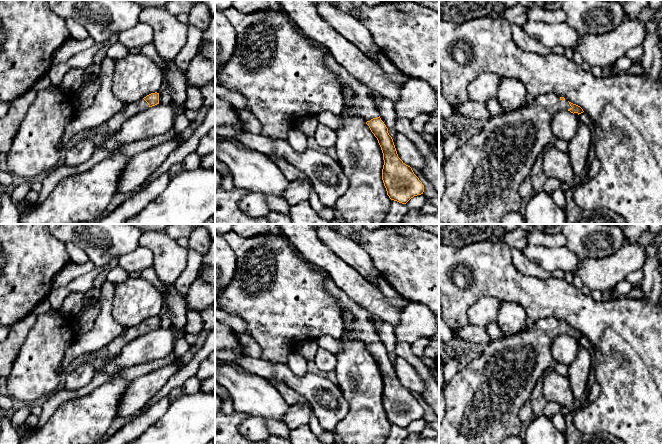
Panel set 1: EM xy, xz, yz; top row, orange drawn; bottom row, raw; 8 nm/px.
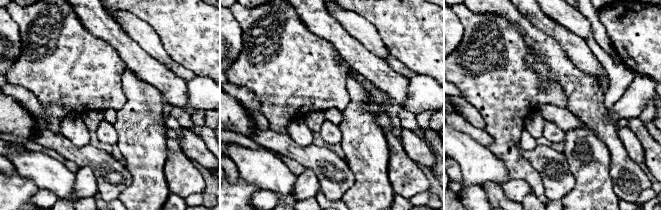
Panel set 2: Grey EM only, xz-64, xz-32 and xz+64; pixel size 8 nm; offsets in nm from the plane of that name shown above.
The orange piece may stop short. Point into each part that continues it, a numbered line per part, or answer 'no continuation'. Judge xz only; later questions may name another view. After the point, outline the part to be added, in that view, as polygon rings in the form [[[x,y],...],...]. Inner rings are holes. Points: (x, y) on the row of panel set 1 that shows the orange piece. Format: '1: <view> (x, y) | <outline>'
1: xz (364, 104) | [[[293,22],[292,24],[295,26],[300,34],[307,37]],[[311,39],[309,40],[313,45],[321,47],[325,50],[326,67],[337,78],[341,86],[342,92],[346,87],[348,87],[354,93],[354,99],[352,103],[345,101],[345,107],[343,112],[357,115],[359,117],[362,117],[366,121],[370,121],[373,118],[379,117],[379,113],[376,109],[376,100],[371,89],[369,89],[361,81],[355,79],[342,66],[340,66],[323,45]]]

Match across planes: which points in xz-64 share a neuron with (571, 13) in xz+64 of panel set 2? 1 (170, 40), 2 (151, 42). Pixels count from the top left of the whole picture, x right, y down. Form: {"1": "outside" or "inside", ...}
{"1": "outside", "2": "inside"}

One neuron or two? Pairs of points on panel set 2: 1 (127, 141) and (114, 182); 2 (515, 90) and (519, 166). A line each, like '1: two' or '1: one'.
1: two
2: one

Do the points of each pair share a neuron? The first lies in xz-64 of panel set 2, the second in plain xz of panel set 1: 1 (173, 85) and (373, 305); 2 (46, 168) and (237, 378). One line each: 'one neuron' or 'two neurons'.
1: one neuron
2: one neuron

